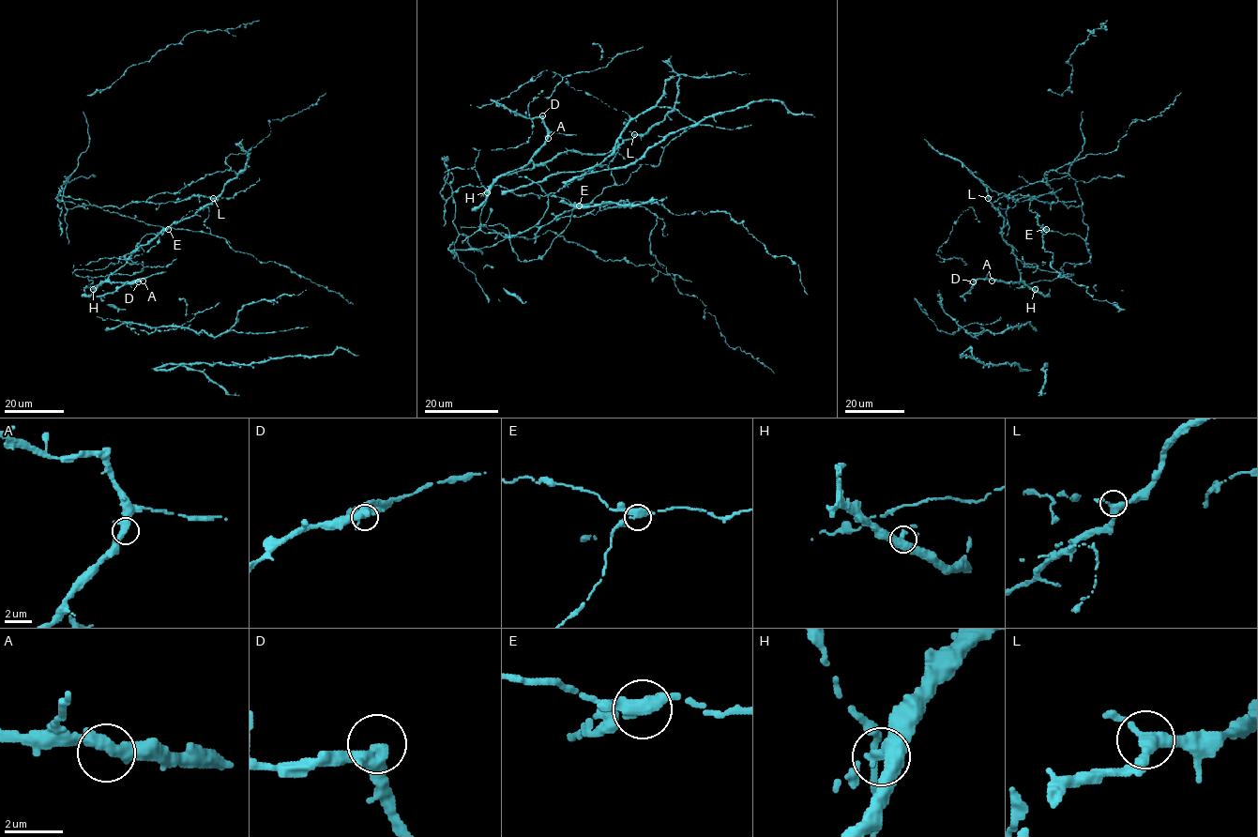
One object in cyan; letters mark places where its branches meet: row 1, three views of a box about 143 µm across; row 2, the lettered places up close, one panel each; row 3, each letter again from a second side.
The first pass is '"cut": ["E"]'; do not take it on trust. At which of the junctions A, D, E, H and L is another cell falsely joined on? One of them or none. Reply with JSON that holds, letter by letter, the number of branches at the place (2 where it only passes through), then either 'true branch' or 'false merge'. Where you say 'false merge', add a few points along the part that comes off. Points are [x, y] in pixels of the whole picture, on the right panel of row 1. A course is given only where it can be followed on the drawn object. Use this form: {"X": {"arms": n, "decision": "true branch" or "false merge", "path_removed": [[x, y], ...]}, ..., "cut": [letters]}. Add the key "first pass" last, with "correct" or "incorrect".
{"A": {"arms": 3, "decision": "true branch"}, "D": {"arms": 3, "decision": "true branch"}, "E": {"arms": 3, "decision": "false merge", "path_removed": [[1046, 228], [1063, 235], [1079, 235], [1091, 254], [1087, 262], [1066, 262], [1060, 268], [1063, 273]]}, "H": {"arms": 3, "decision": "true branch"}, "L": {"arms": 3, "decision": "true branch"}, "cut": ["E"], "first pass": "correct"}

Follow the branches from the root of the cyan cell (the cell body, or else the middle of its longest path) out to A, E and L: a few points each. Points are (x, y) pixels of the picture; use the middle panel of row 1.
A: (571, 151), (559, 152), (552, 159), (532, 169), (505, 174), (522, 168), (548, 138)
E: (571, 151), (502, 175), (485, 190), (480, 227), (502, 223), (518, 260), (532, 261), (580, 206)
L: (571, 151), (605, 154), (634, 134)

